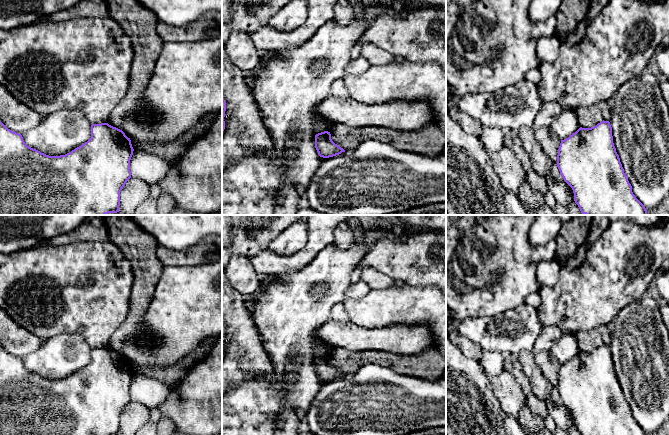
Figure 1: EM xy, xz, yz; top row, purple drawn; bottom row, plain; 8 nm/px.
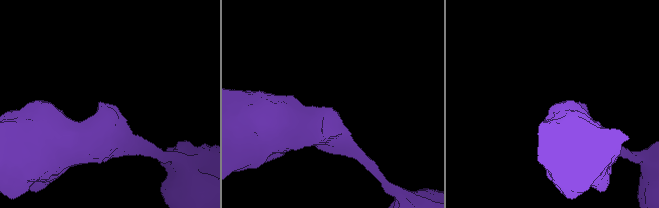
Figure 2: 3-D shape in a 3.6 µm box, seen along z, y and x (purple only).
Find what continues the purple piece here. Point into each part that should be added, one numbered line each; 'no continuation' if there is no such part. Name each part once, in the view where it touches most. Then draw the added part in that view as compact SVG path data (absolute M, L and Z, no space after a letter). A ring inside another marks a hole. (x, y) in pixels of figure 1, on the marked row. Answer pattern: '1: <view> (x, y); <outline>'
no continuation

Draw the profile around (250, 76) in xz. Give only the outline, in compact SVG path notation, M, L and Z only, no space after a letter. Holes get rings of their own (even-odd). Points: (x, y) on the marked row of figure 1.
M260 50L259 51L259 56L260 56L259 64L253 70L244 72L245 83L251 91L254 87L256 76L261 71L264 61L270 58L272 55L273 55L272 51Z

